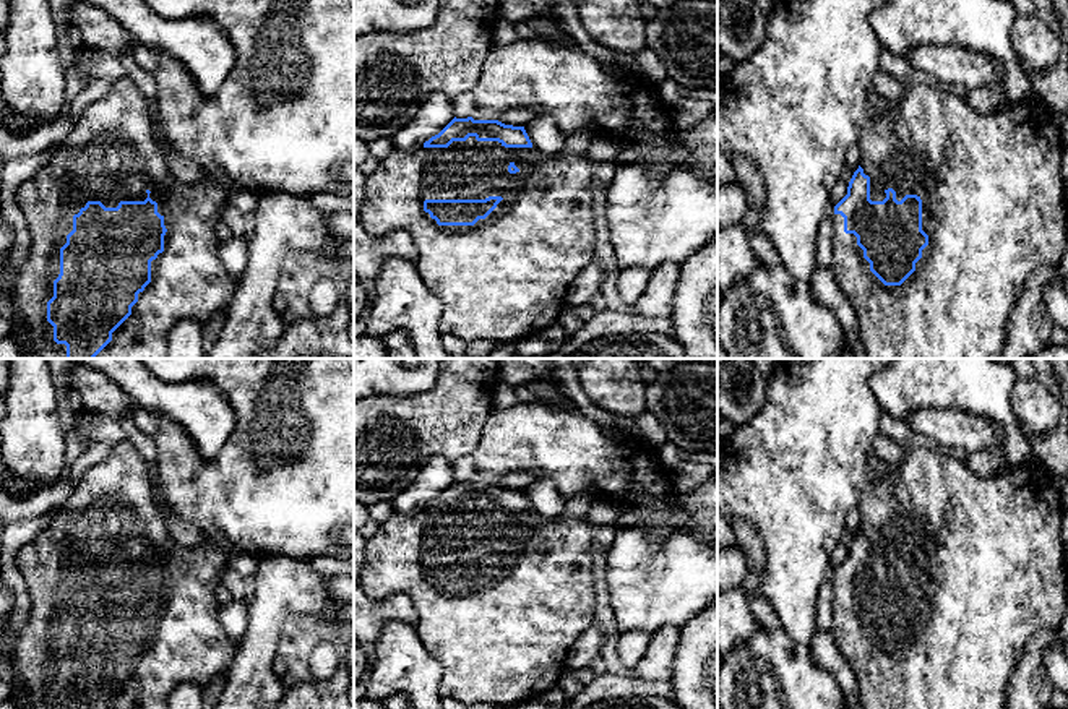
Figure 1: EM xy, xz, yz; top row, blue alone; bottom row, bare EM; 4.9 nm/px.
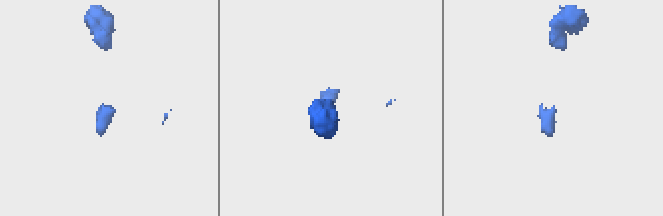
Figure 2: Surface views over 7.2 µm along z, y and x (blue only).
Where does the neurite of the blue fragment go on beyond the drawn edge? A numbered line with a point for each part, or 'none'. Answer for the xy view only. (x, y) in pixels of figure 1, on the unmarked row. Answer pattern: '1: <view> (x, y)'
1: xy (111, 518)

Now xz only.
1: xz (507, 641)

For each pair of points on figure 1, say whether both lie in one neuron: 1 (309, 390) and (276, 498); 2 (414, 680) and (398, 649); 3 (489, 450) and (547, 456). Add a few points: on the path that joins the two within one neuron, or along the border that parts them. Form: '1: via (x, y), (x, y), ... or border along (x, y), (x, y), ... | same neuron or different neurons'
1: via (309, 417), (307, 468), (304, 471) | same neuron
2: via (414, 672), (400, 657) | same neuron
3: via (503, 450), (533, 450) | same neuron

